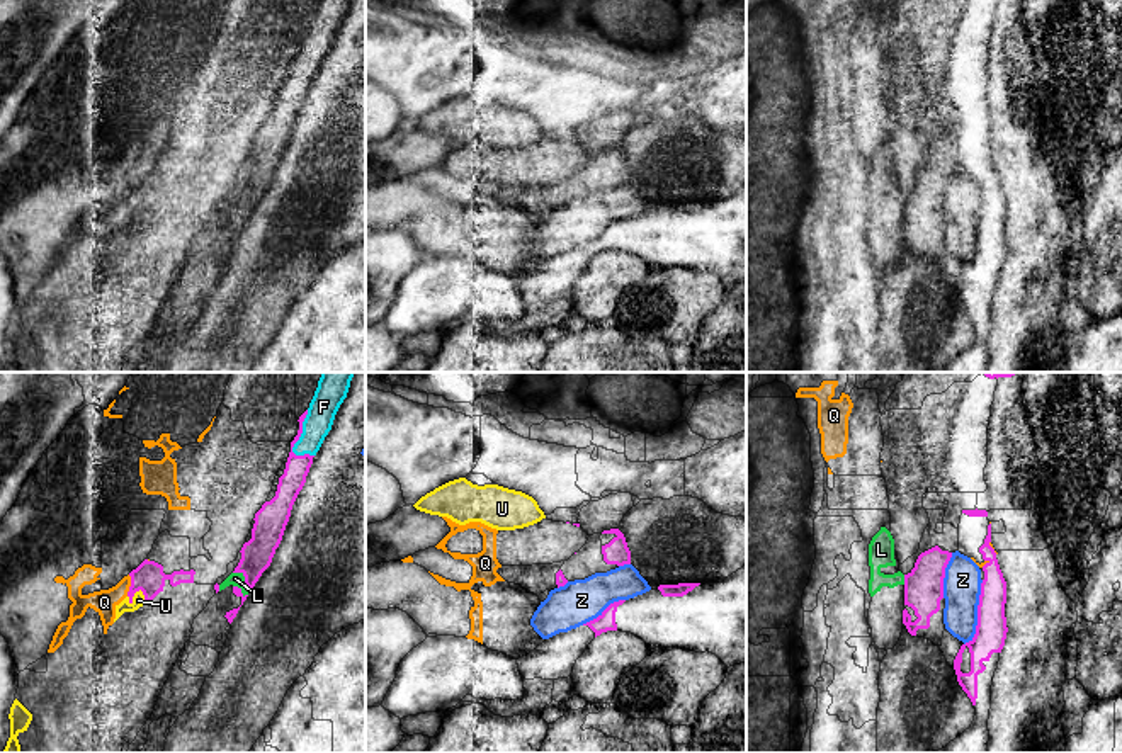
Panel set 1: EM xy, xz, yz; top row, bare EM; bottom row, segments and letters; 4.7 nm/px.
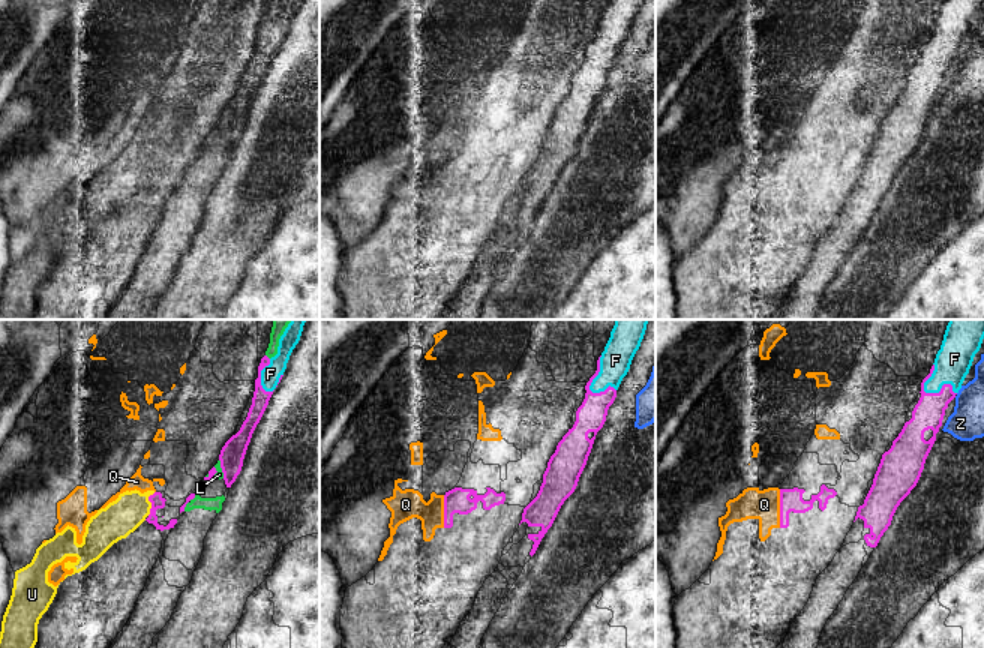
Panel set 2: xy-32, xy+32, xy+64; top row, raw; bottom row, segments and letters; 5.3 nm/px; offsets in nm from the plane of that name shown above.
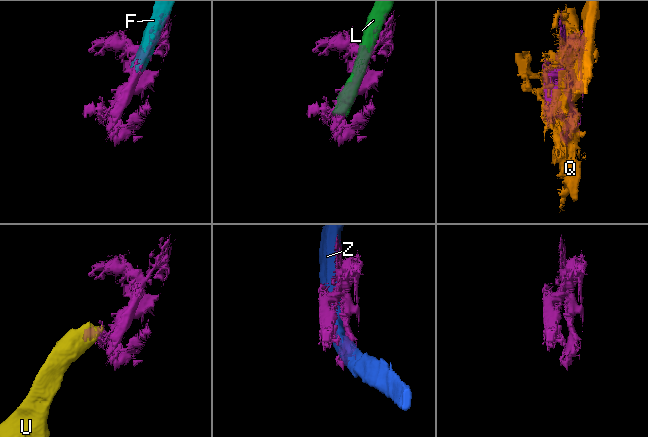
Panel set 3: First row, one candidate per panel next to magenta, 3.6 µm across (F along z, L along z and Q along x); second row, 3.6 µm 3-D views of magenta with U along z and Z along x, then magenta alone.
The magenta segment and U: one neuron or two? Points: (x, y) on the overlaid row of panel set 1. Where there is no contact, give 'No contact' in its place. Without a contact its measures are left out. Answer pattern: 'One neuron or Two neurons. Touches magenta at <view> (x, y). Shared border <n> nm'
Two neurons. Touches magenta at xy (140, 588). Shared border 110 nm

